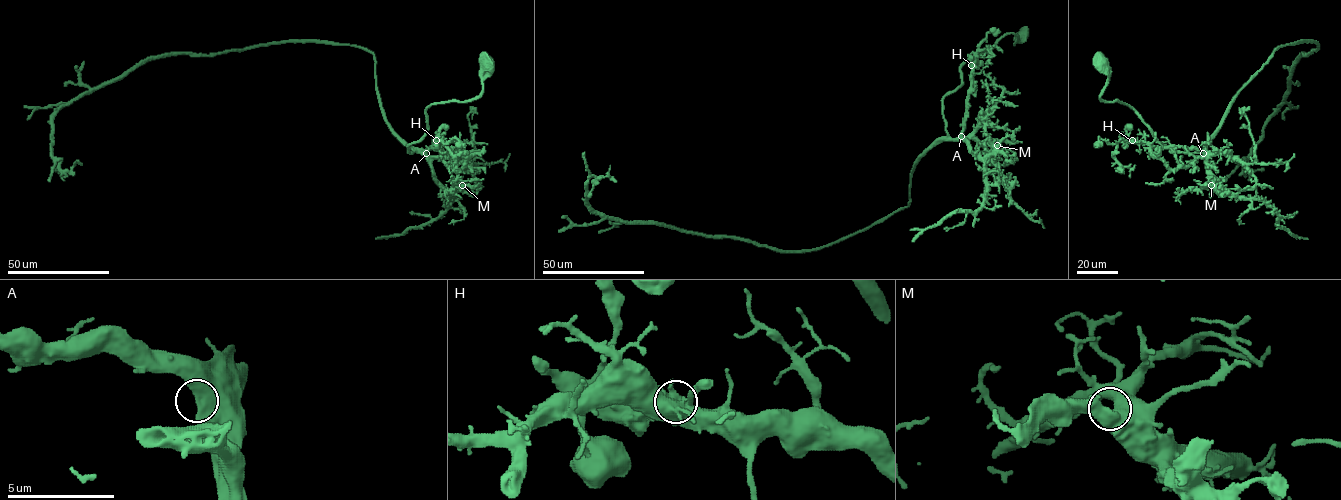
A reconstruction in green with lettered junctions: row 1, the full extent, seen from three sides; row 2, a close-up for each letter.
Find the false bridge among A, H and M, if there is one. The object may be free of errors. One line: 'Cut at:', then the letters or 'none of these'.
Cut at: H

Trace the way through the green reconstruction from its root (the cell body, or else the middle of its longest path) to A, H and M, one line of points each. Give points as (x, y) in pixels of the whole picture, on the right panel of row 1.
A: (1101, 63), (1108, 77), (1099, 96), (1102, 100), (1127, 104), (1164, 145), (1187, 153), (1205, 151), (1203, 153)
H: (1101, 63), (1108, 77), (1102, 100), (1127, 104), (1166, 146), (1187, 153), (1205, 151), (1132, 140)
M: (1101, 63), (1108, 82), (1099, 97), (1127, 104), (1164, 145), (1204, 151), (1223, 189), (1211, 185)

